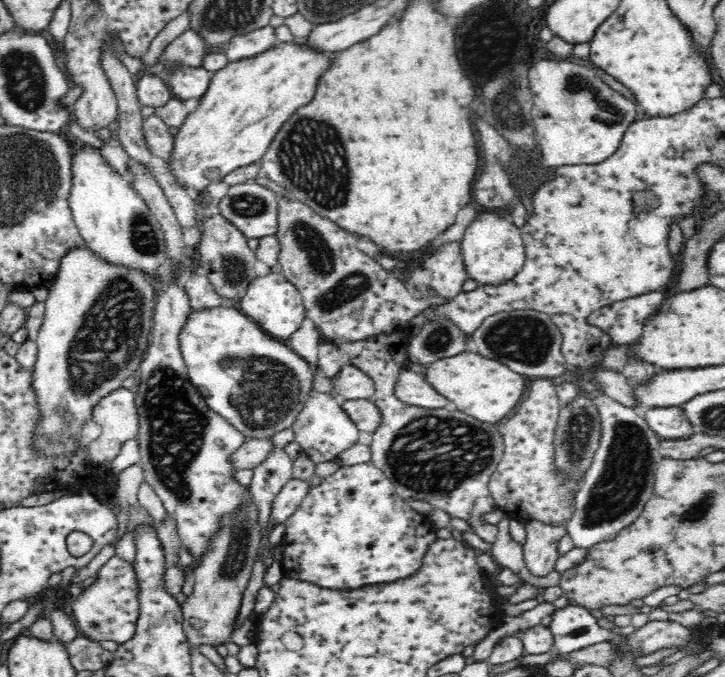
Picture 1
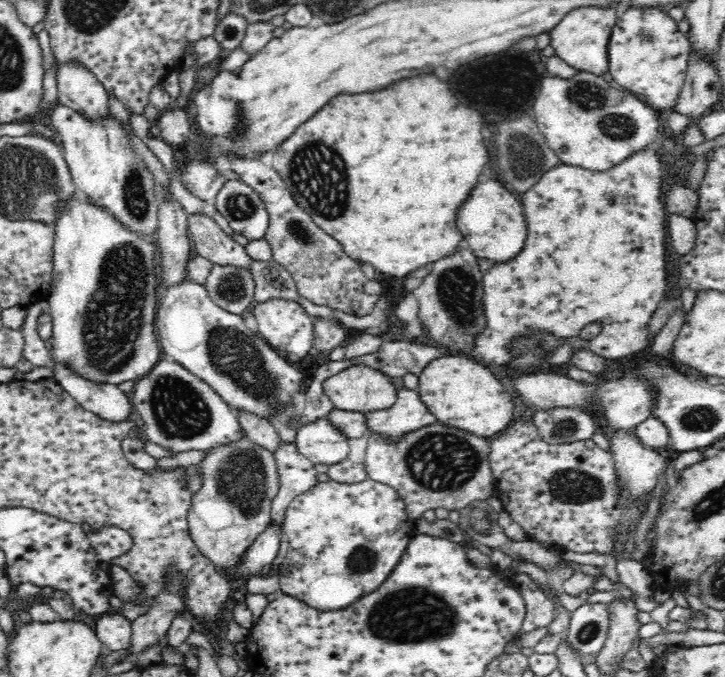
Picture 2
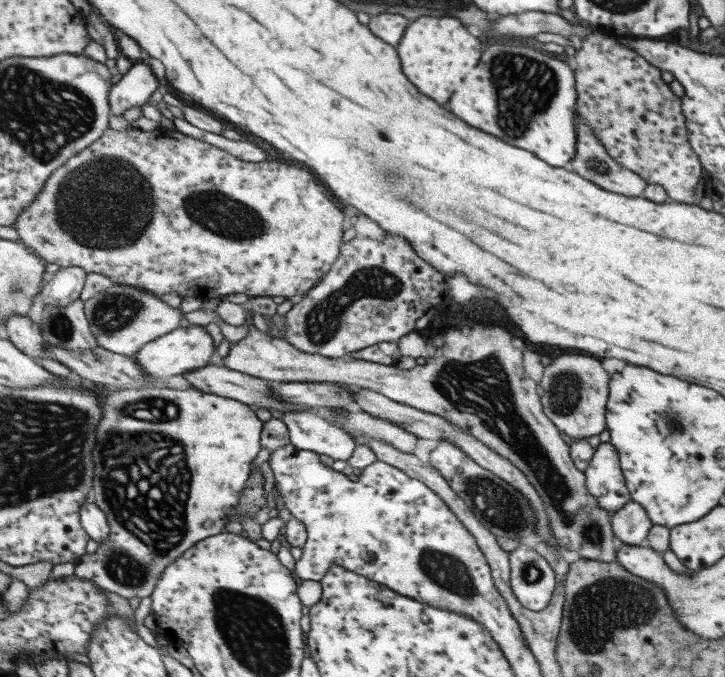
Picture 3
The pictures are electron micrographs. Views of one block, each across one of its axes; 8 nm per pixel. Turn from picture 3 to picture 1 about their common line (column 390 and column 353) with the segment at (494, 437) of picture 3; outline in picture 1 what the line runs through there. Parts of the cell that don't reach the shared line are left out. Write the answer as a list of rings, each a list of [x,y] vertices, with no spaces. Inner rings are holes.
[[[344,365],[338,376],[330,380],[330,386],[330,393],[341,395],[346,400],[370,399],[375,391],[375,384],[370,375],[352,365]]]

